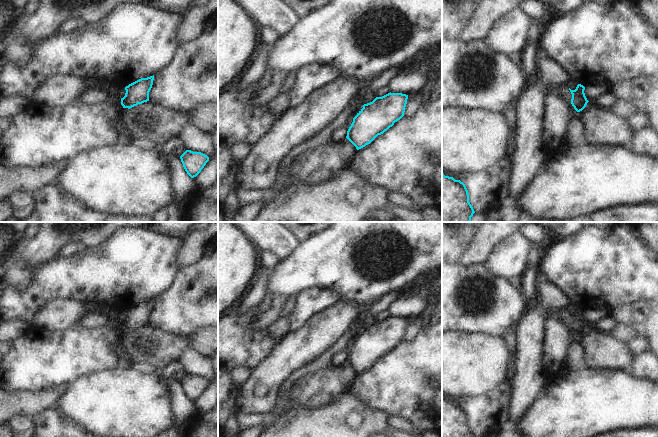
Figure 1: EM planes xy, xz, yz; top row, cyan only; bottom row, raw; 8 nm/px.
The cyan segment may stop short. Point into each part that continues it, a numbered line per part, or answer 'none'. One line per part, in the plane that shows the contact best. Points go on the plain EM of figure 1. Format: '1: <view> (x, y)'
none

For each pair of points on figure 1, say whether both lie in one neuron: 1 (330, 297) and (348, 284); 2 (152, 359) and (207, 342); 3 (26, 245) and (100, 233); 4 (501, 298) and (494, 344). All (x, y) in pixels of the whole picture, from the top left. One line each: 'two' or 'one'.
1: two
2: one
3: one
4: two

